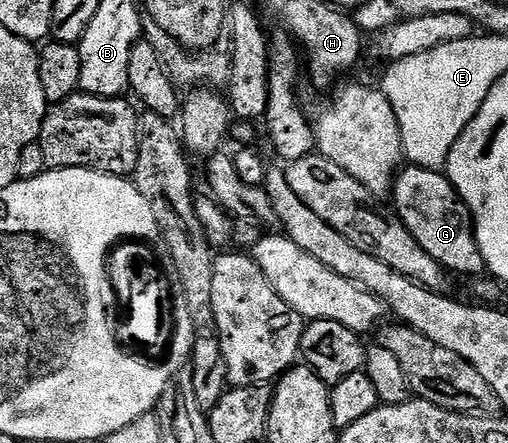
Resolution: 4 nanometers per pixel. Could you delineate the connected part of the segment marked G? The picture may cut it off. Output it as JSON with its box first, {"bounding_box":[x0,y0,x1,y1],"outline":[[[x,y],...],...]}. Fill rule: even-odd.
{"bounding_box":[390,165,485,277],"outline":[[[411,165],[405,166],[396,176],[396,185],[392,189],[390,199],[391,202],[396,202],[395,214],[399,215],[406,229],[414,233],[418,245],[422,245],[422,249],[426,249],[426,253],[430,253],[434,261],[441,263],[445,271],[449,273],[457,271],[460,275],[476,275],[475,277],[485,274],[484,258],[482,249],[478,249],[476,226],[472,223],[472,214],[462,201],[462,197],[454,189],[454,185],[448,180],[447,174]]]}

